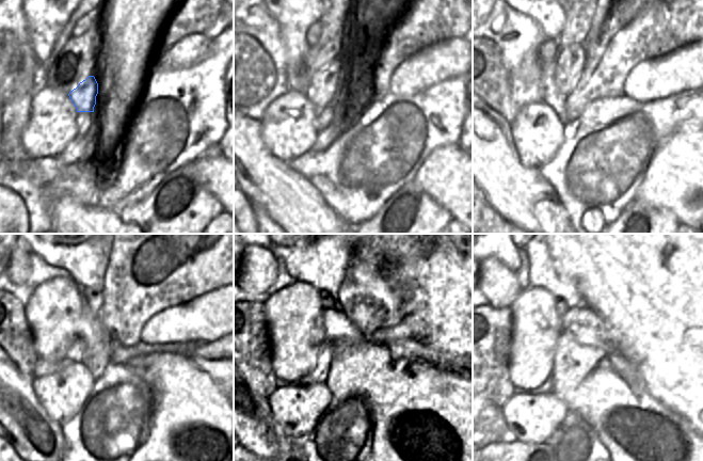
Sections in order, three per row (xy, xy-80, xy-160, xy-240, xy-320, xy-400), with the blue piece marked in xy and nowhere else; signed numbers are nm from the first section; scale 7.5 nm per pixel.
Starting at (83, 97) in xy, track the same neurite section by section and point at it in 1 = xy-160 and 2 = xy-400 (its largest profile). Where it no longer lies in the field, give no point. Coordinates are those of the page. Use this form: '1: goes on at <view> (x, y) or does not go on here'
1: goes on at xy-160 (570, 63)
2: goes on at xy-400 (561, 306)

